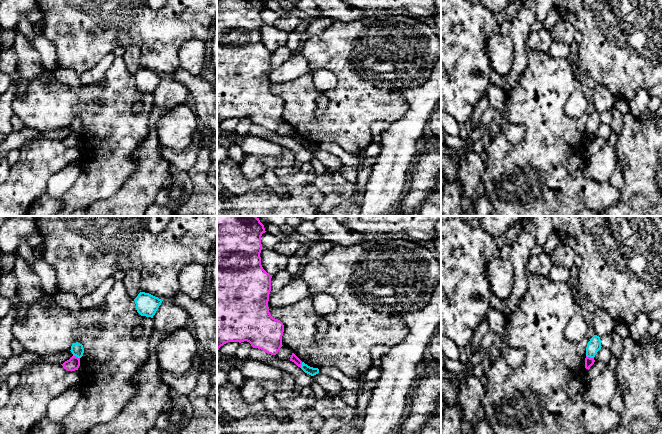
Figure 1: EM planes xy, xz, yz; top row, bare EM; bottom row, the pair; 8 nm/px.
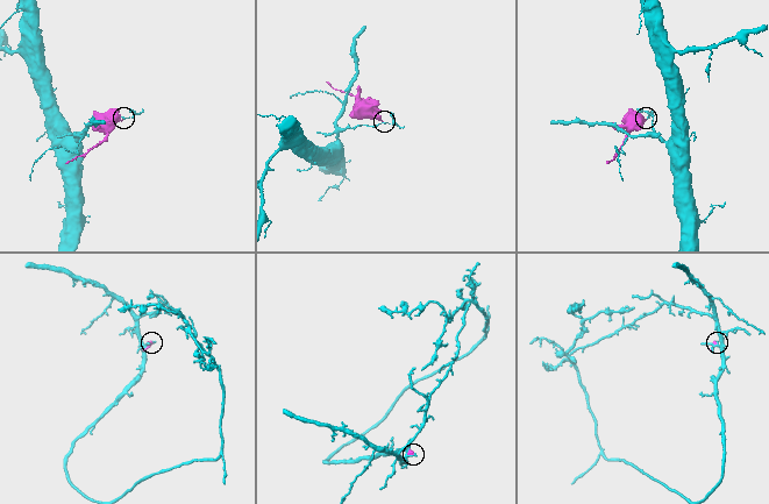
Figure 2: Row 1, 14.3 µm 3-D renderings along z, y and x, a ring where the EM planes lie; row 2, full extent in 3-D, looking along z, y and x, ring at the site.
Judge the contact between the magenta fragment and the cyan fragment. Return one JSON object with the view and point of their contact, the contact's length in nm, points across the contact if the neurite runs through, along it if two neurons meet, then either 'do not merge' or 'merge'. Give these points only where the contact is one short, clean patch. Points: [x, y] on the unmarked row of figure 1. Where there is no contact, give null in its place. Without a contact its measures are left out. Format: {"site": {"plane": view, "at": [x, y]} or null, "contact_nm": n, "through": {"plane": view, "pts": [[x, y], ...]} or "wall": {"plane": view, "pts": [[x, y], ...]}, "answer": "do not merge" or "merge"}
{"site": {"plane": "yz", "at": [589, 133]}, "contact_nm": 70, "wall": {"plane": "yz", "pts": [[586, 131], [593, 134]]}, "answer": "do not merge"}

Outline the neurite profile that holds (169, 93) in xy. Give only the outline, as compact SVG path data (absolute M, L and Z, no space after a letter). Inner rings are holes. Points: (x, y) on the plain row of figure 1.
M163 76L153 92L154 106L176 108L182 104L191 104L190 93L187 87L173 79Z

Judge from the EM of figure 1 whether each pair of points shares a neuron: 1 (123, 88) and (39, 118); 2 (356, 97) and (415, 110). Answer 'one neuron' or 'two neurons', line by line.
1: one neuron
2: two neurons

